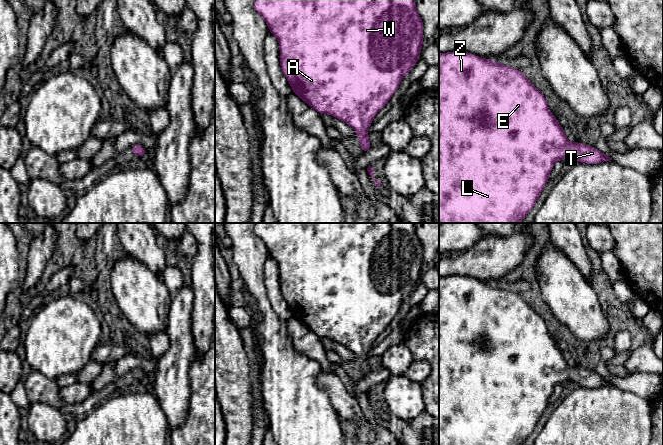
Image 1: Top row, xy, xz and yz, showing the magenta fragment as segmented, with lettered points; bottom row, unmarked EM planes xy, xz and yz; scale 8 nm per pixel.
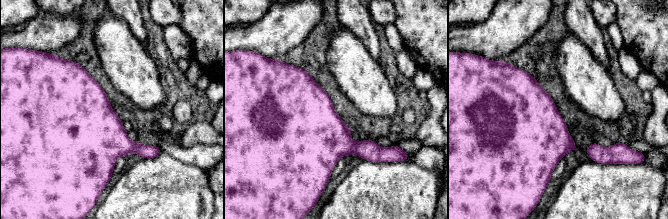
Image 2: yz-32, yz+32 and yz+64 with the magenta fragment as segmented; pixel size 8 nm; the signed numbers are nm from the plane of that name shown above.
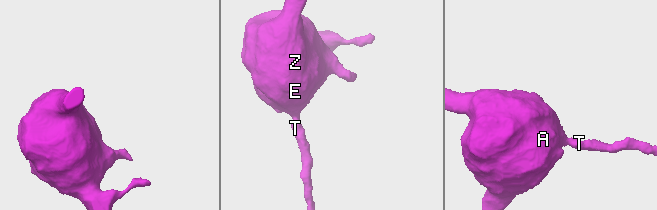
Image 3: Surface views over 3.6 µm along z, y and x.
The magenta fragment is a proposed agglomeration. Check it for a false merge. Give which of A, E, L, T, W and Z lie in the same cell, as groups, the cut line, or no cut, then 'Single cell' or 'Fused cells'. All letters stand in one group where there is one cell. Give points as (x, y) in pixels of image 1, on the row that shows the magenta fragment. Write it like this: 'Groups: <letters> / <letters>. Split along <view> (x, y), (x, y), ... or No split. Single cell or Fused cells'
Groups: A E L T W Z. No split. Single cell

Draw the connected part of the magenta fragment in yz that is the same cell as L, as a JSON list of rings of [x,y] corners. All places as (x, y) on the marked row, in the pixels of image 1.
[[[453,51],[439,54],[439,223],[519,223],[534,207],[554,163],[568,157],[587,164],[612,160],[595,147],[577,141],[570,144],[557,118],[550,112],[545,96],[521,71],[471,53]]]

